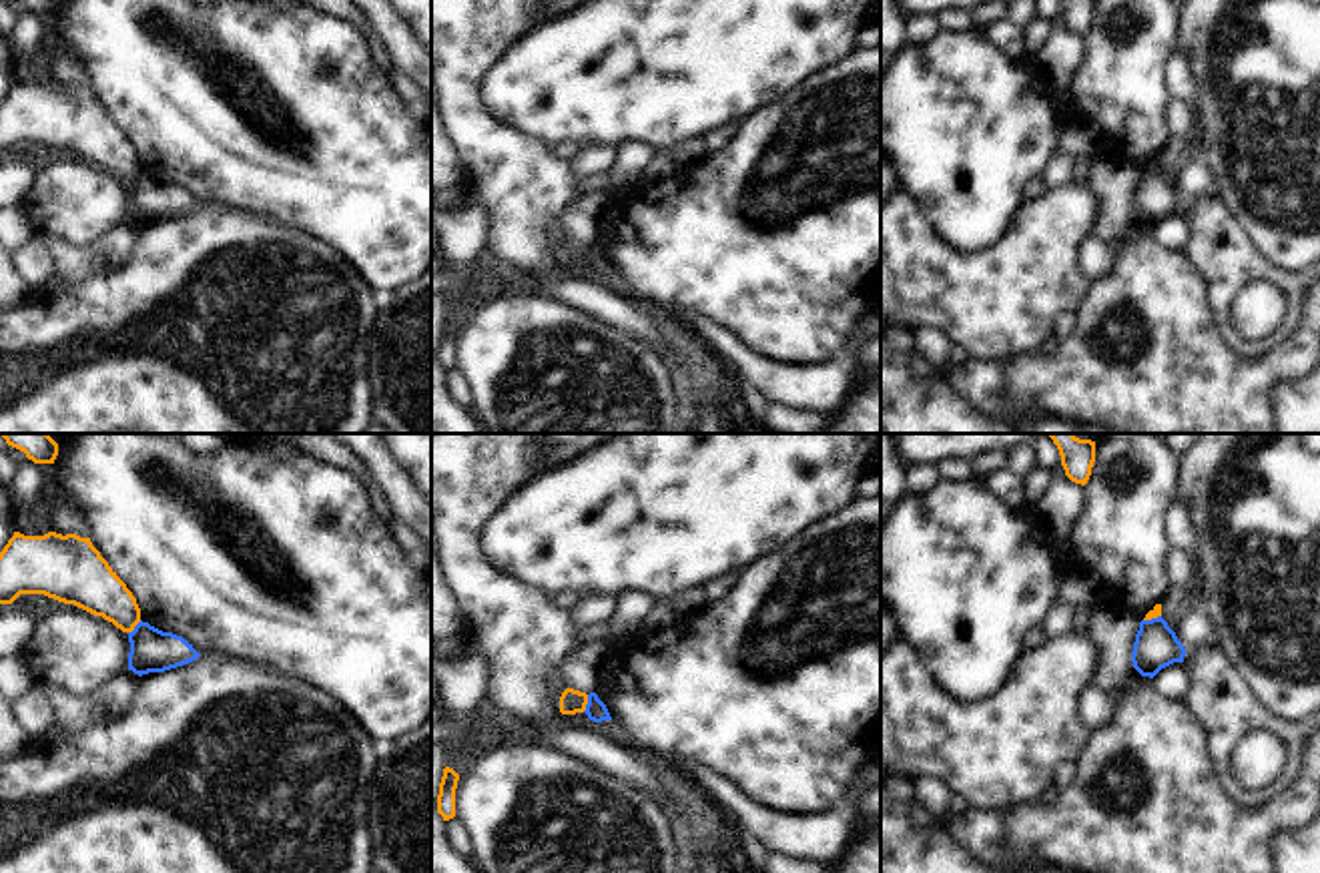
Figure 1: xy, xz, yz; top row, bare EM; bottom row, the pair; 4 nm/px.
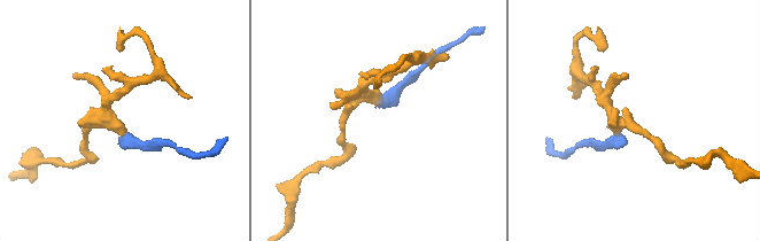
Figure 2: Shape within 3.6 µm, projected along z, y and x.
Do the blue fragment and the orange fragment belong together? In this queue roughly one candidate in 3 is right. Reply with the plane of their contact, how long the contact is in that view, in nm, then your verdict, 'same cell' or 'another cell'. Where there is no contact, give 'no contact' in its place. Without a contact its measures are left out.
contact in xz; length 80 nm; another cell

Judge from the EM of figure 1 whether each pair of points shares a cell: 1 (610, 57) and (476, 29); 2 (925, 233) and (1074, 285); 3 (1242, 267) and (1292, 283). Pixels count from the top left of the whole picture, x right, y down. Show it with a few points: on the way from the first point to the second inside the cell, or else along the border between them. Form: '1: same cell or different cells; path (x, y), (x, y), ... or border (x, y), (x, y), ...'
1: different cells; border (532, 25), (486, 71)
2: same cell; path (957, 271), (971, 285), (1036, 285)
3: same cell; path (1254, 267), (1280, 279)

